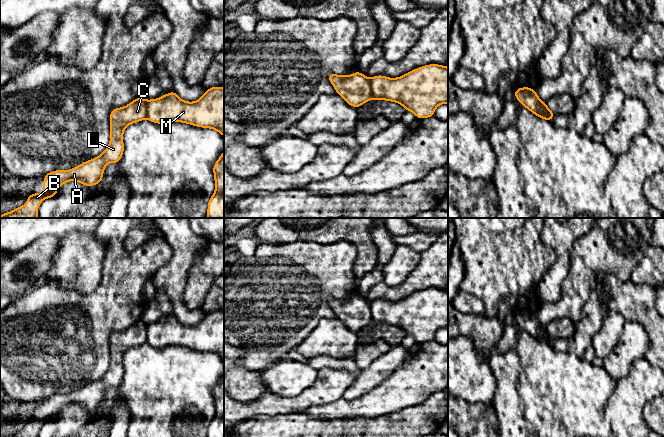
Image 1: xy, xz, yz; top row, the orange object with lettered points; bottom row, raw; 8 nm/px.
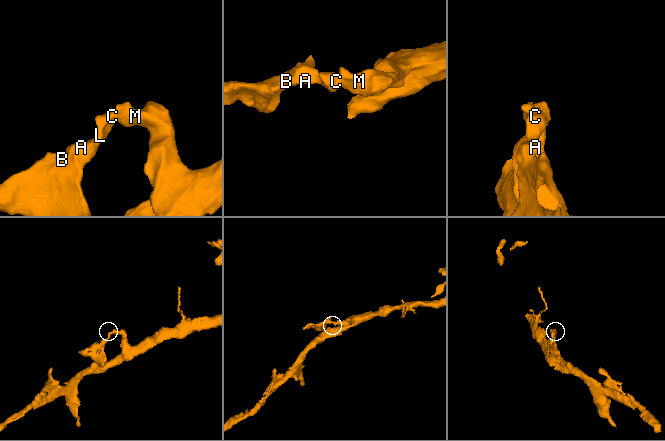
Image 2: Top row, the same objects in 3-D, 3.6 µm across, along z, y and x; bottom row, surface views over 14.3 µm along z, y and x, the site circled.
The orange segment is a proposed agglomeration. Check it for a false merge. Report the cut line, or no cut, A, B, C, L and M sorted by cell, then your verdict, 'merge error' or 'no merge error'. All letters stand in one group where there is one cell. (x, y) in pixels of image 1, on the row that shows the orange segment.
cut xz (368, 79), (372, 98); groups A B C L / M; merge error

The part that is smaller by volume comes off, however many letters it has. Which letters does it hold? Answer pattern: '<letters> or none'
A, B, C, L

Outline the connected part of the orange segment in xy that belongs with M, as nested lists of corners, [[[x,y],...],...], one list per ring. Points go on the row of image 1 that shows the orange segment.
[[[211,87],[194,102],[182,100],[175,91],[147,100],[147,119],[156,124],[181,122],[210,128],[224,137],[224,88]]]

